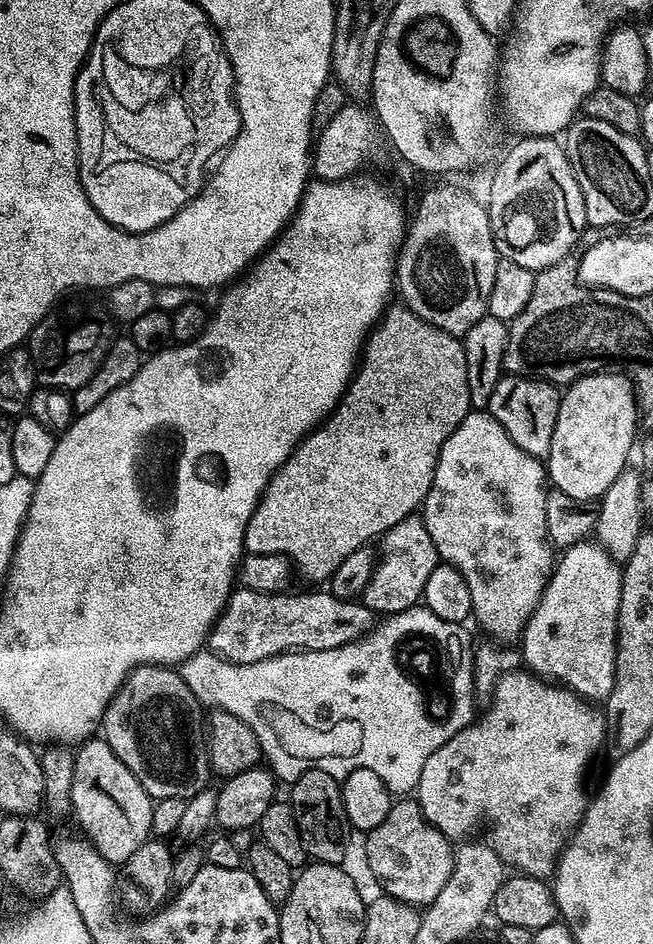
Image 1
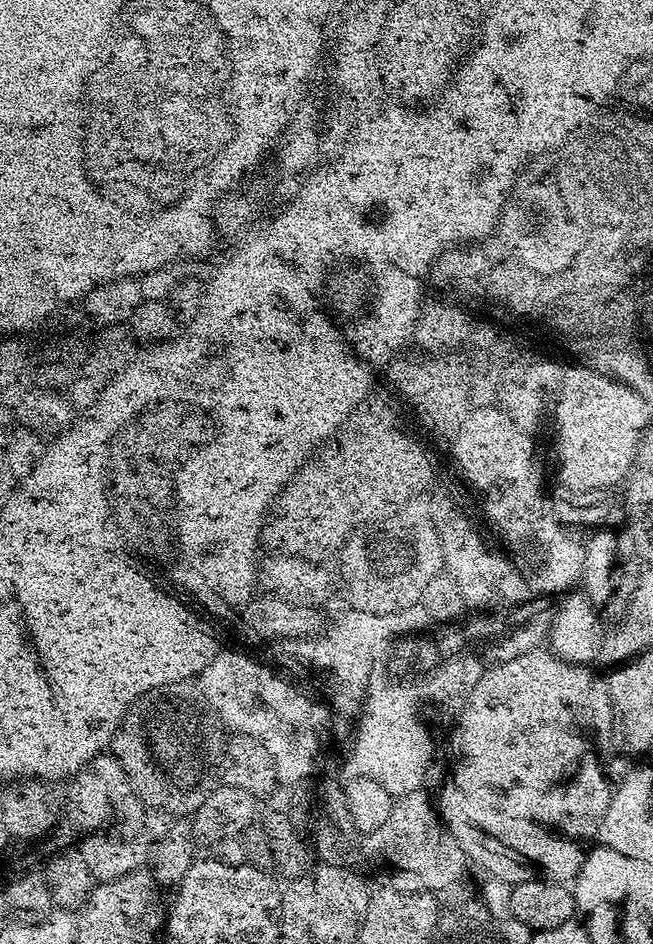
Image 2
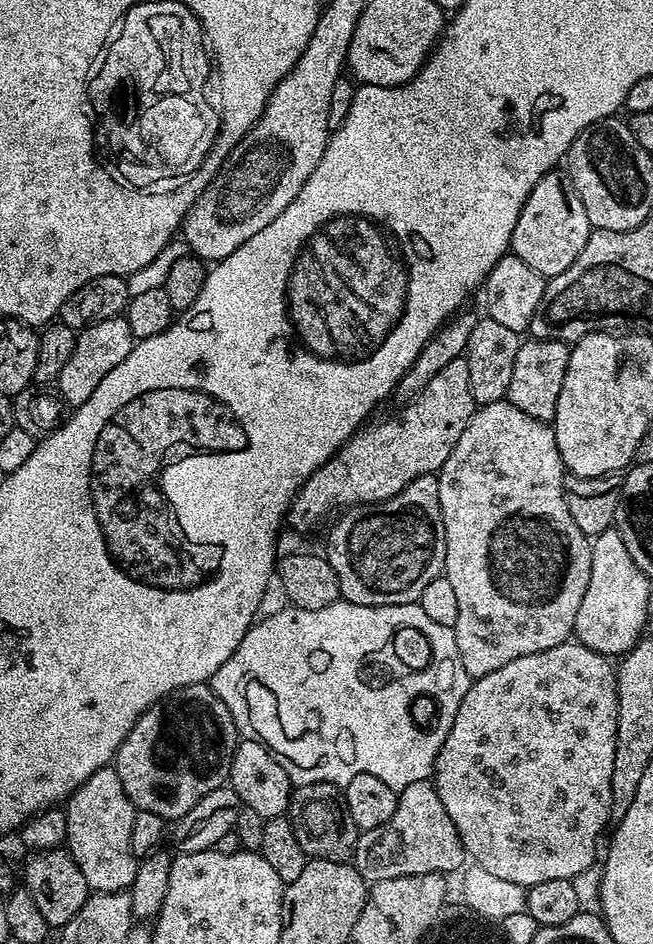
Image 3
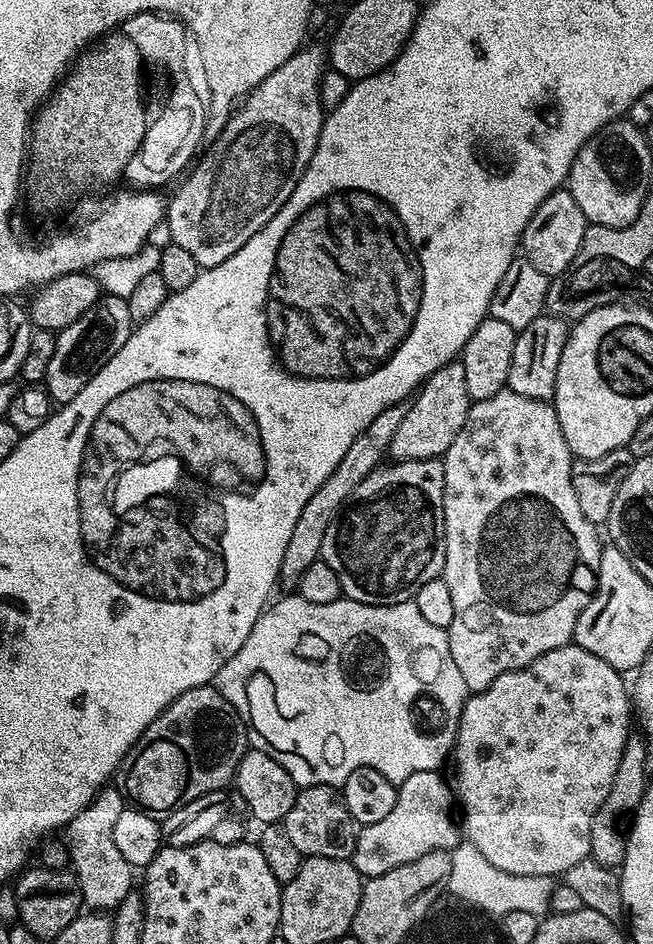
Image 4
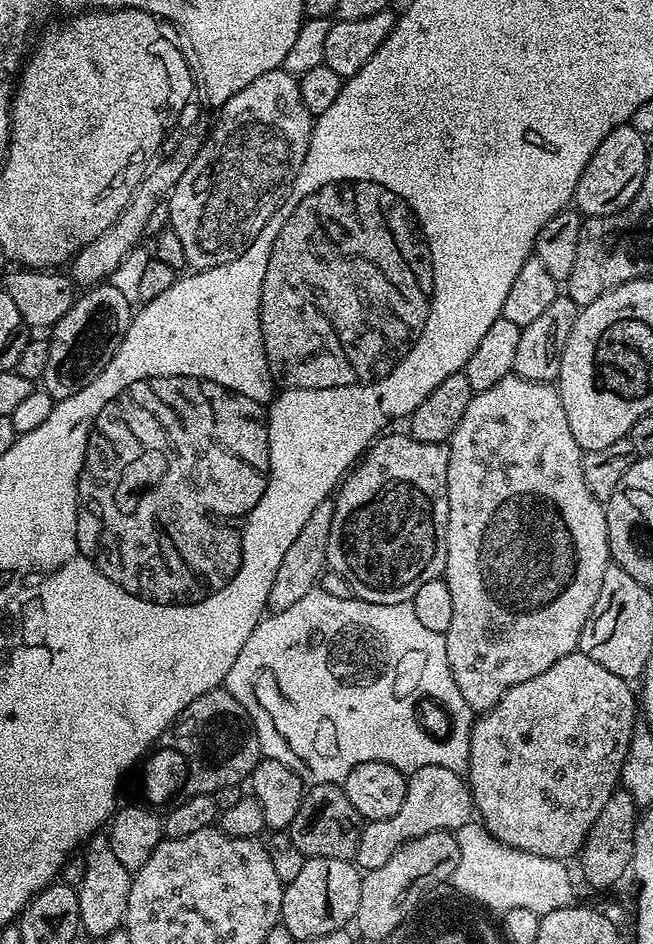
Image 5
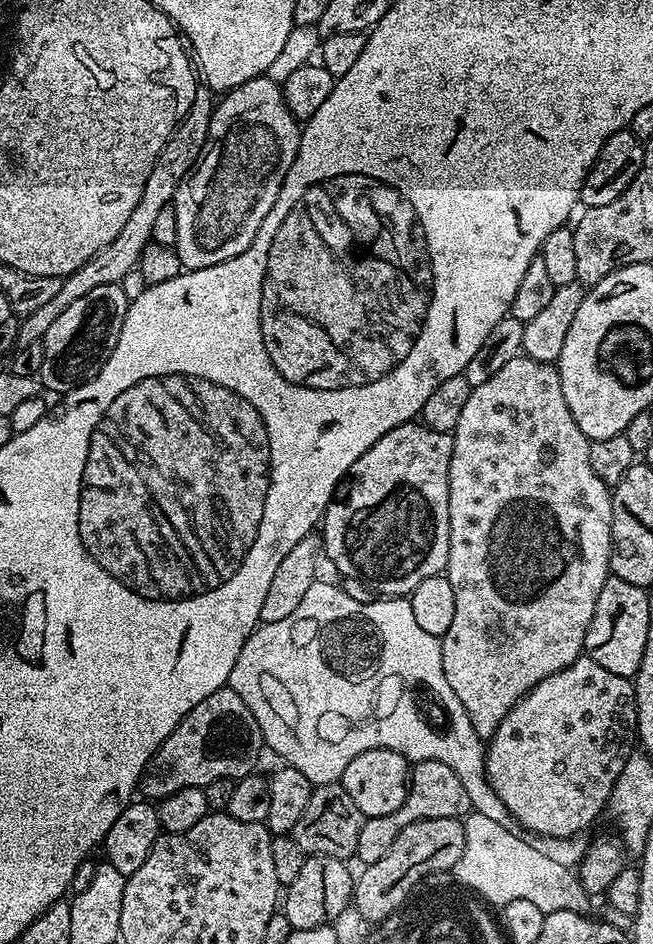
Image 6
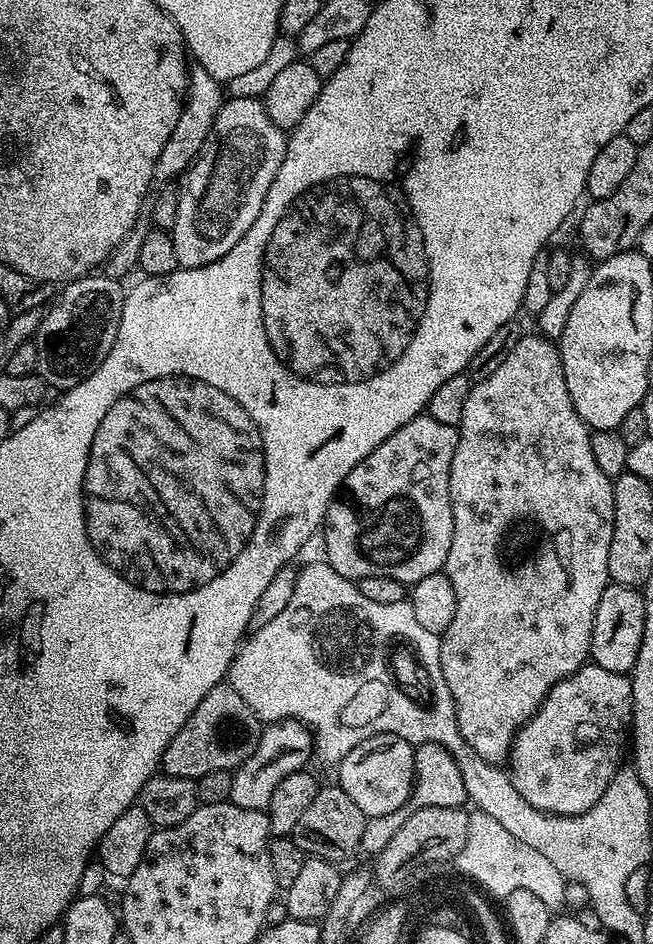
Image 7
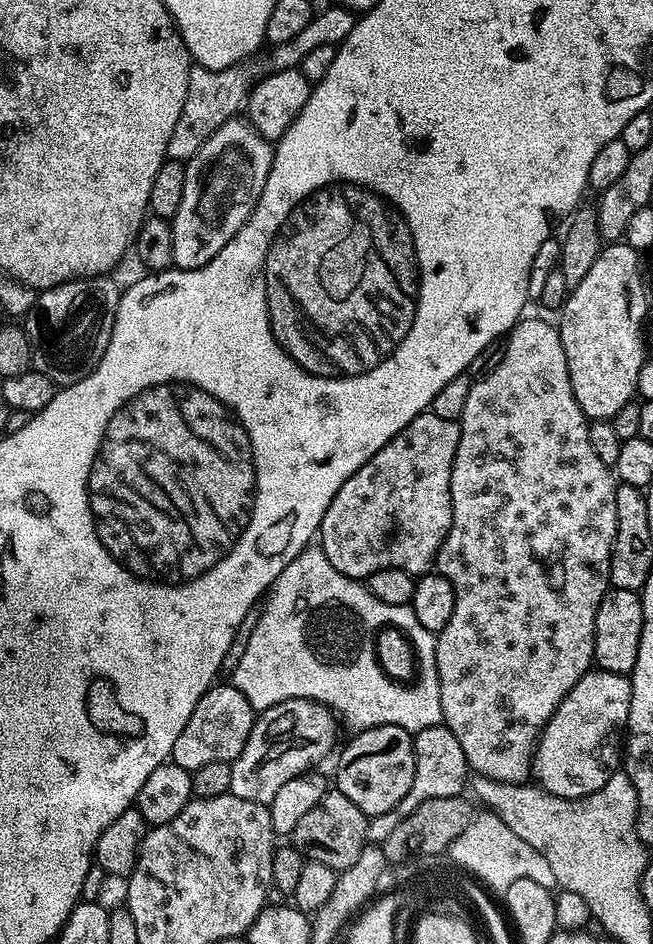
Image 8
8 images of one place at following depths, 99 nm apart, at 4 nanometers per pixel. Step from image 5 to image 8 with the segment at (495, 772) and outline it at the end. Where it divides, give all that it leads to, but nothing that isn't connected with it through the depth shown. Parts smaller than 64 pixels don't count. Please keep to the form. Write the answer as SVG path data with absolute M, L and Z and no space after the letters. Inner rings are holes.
M589 670L568 691L566 698L544 725L536 745L534 776L551 796L577 800L602 790L622 764L622 741L626 736L632 682L619 672Z

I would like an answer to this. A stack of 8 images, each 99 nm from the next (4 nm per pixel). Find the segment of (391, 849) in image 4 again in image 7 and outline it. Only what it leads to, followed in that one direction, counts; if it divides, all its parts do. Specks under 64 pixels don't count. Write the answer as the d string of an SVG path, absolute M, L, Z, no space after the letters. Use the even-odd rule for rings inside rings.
M417 743L416 750L416 782L412 786L410 798L394 814L382 814L370 816L364 821L362 830L362 842L360 852L375 858L386 845L390 838L394 838L396 831L407 822L418 810L426 810L426 806L450 806L451 808L464 808L468 795L466 794L466 782L462 782L462 770L458 768L458 762L446 748L437 744Z

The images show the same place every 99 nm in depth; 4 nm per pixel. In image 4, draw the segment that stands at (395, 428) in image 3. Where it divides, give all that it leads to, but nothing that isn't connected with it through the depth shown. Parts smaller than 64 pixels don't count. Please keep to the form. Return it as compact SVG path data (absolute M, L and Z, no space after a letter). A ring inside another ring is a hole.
M459 359L451 360L446 366L442 366L425 380L422 387L415 393L414 399L408 404L406 418L398 426L394 438L390 442L388 451L393 461L398 460L434 460L443 457L446 450L450 450L450 442L458 438L462 426L466 426L466 418L470 401L466 394L466 370L462 370Z

